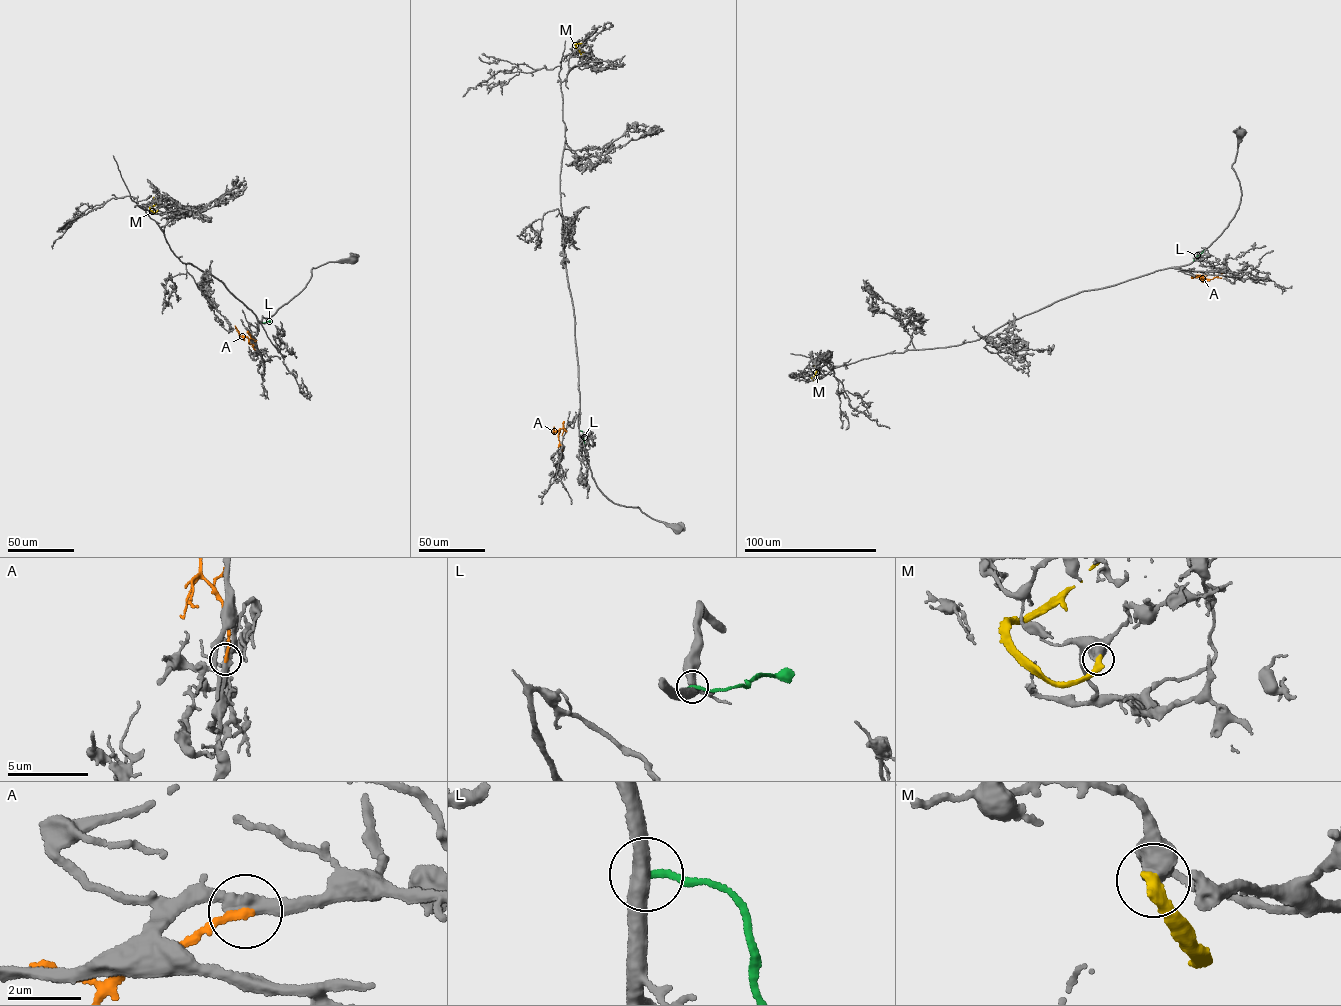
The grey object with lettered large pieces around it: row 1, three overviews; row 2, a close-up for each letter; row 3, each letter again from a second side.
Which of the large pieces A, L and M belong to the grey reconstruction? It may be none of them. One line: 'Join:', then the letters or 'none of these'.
Join: none of these

